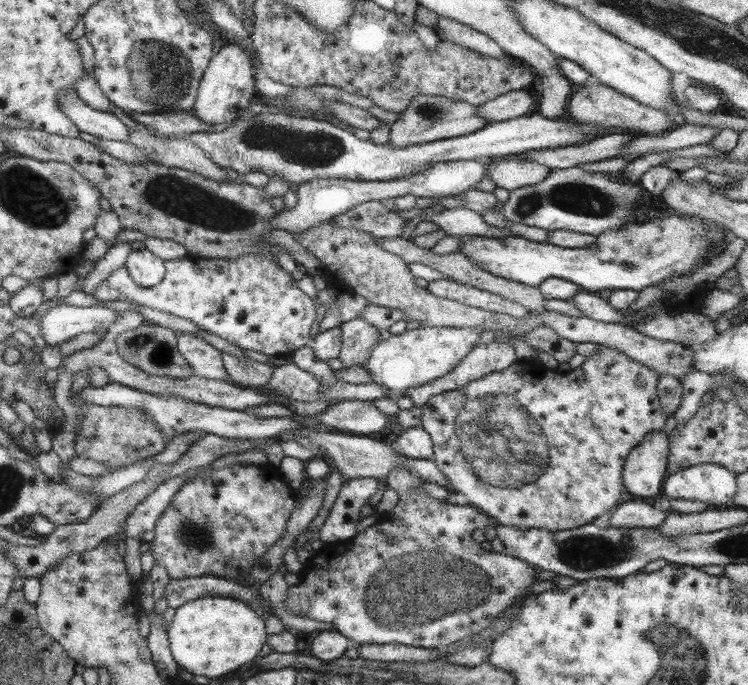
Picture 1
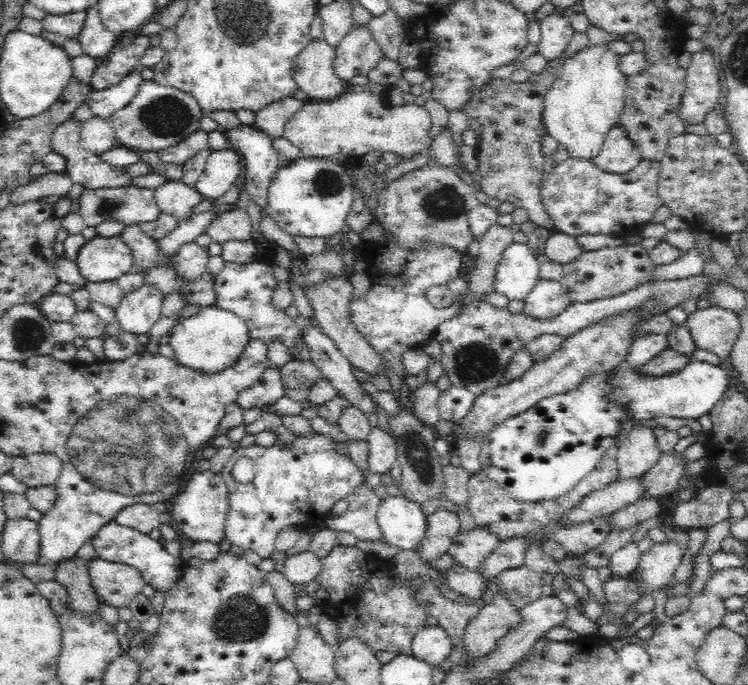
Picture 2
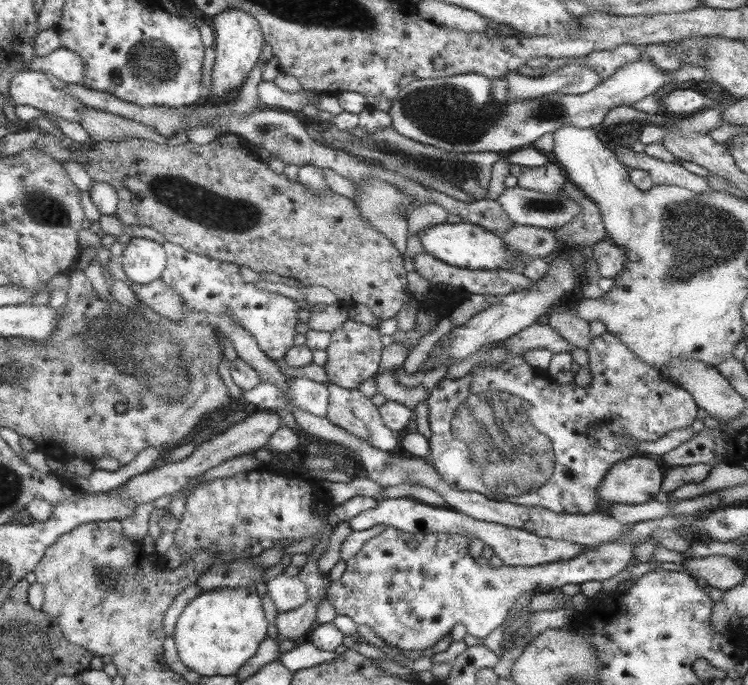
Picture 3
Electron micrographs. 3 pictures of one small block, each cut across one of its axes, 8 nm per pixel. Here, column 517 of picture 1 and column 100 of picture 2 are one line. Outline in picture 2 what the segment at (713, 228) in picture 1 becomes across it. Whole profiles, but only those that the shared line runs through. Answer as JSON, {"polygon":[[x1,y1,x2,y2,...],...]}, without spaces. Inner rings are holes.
{"polygon":[[95,237,84,242,75,263,86,283,117,282,135,268,132,253,120,237]]}

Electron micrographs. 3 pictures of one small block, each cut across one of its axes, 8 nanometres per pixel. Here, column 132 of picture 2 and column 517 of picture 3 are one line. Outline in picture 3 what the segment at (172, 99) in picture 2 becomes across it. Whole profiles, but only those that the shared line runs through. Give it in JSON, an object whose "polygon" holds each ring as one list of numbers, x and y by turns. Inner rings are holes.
{"polygon":[[634,61,621,64,611,76,591,91,579,95,555,94,549,92,541,96,539,100,509,100,508,82,504,79,487,80,477,73,467,73,465,75,449,76,449,78,429,78,415,80,406,84,396,98,392,100,392,107,386,114,391,119,391,127,395,132,405,135,411,140,420,142,431,147,439,148,441,151,455,153,473,152,509,152,515,149,532,146,542,134,555,132,570,124,575,128,596,129,603,121,609,110,617,106,631,107,634,102,653,95,660,88,668,87,669,78,667,73,655,69,650,63]]}

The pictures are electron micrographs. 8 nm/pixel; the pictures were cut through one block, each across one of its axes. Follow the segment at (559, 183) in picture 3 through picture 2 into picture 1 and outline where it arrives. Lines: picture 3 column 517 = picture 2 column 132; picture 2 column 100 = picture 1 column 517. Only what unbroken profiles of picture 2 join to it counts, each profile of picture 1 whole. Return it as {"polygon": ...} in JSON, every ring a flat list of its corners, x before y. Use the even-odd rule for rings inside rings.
{"polygon":[[517,156,496,158,486,166,484,172,484,177,492,180,497,188,505,188,508,191,540,183,548,175,549,171,545,165]]}

